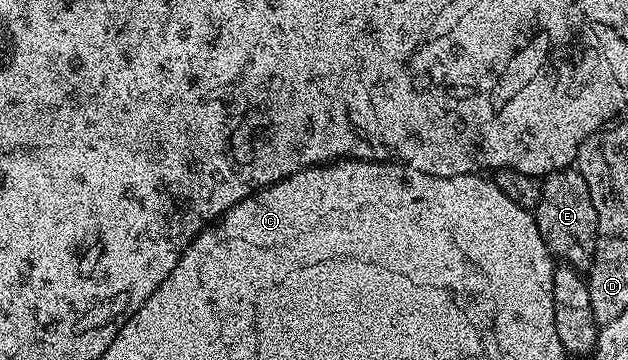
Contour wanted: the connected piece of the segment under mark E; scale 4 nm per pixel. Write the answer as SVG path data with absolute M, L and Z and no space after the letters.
M577 168L558 170L546 175L541 185L541 200L533 213L547 249L560 263L569 265L574 270L590 270L601 231L597 220L597 208L593 208L593 196L589 196L589 184L585 184L585 176L581 176Z

